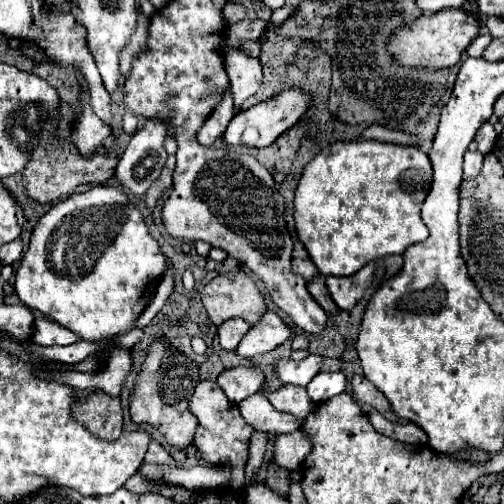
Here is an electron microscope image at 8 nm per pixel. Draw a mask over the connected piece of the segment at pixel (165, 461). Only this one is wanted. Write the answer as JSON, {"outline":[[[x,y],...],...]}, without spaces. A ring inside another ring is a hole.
{"outline":[[[152,442],[152,446],[148,448],[144,462],[146,462],[146,464],[158,464],[158,466],[176,468],[176,462],[174,462],[174,458],[170,456],[170,452],[168,452],[166,448],[162,448],[162,446],[156,446],[156,442]]]}

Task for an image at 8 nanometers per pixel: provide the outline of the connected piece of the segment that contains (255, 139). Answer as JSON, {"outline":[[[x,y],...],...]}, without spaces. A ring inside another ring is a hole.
{"outline":[[[284,90],[284,92],[280,92],[280,94],[278,94],[274,100],[270,100],[270,102],[262,102],[262,104],[256,104],[256,106],[248,108],[248,110],[238,112],[238,114],[230,120],[226,132],[222,134],[222,140],[224,140],[226,144],[230,144],[230,146],[238,146],[238,144],[254,146],[254,148],[270,146],[284,130],[292,128],[292,126],[302,118],[302,114],[306,112],[308,104],[310,104],[310,96],[302,94],[300,90]]]}

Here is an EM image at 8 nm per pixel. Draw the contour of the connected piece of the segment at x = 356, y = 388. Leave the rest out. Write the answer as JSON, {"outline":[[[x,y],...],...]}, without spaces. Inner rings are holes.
{"outline":[[[354,376],[352,382],[350,382],[350,388],[352,388],[352,396],[360,404],[366,404],[368,408],[374,408],[380,414],[384,414],[386,410],[390,410],[390,402],[386,402],[384,394],[368,378]]]}

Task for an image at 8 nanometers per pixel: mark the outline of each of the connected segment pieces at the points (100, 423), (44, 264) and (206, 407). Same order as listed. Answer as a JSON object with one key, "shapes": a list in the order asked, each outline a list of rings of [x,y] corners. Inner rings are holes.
{"shapes":[[[[96,392],[94,396],[80,400],[74,406],[74,416],[82,424],[86,424],[98,438],[116,440],[122,432],[120,398],[110,398],[104,392]]],[[[100,184],[72,196],[56,202],[34,226],[28,252],[16,272],[14,290],[22,304],[40,310],[48,320],[62,324],[82,340],[106,342],[136,328],[136,320],[150,304],[158,278],[164,274],[166,256],[150,236],[140,210],[128,200],[122,188]]],[[[198,382],[192,398],[190,398],[190,412],[198,418],[198,428],[194,434],[194,446],[198,448],[200,456],[208,464],[222,464],[232,462],[234,474],[230,480],[232,488],[244,488],[244,464],[248,460],[248,440],[252,434],[252,426],[240,416],[238,406],[232,404],[222,388],[216,382]]]]}

